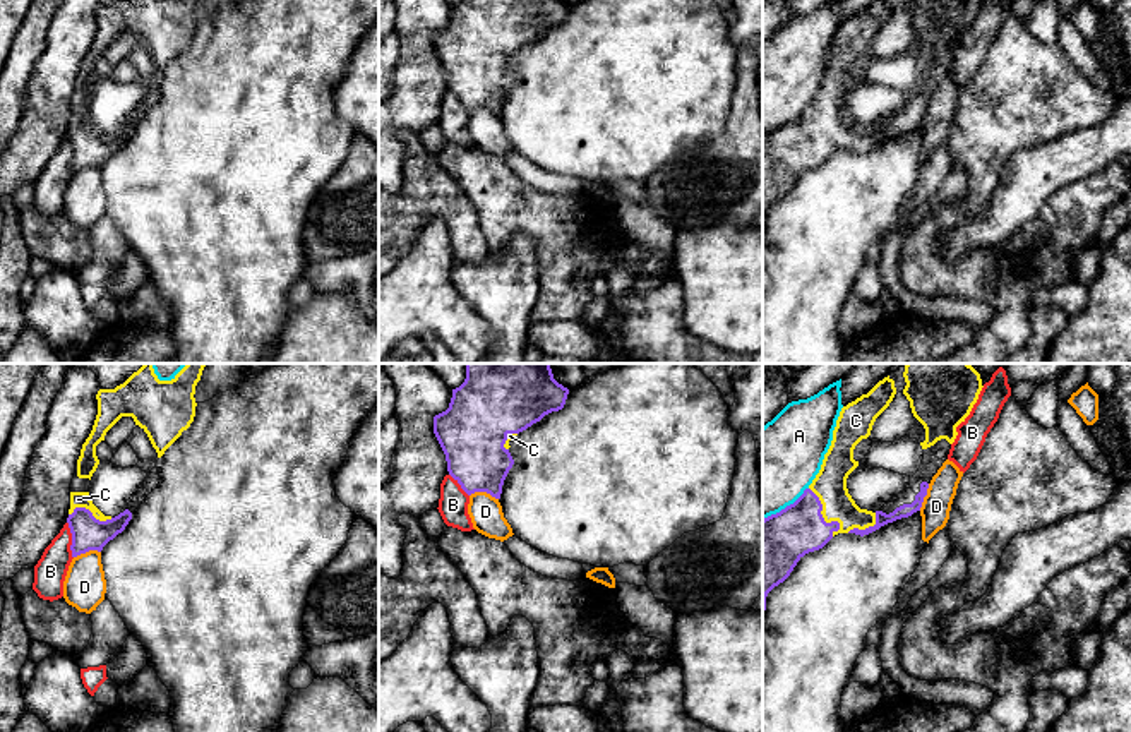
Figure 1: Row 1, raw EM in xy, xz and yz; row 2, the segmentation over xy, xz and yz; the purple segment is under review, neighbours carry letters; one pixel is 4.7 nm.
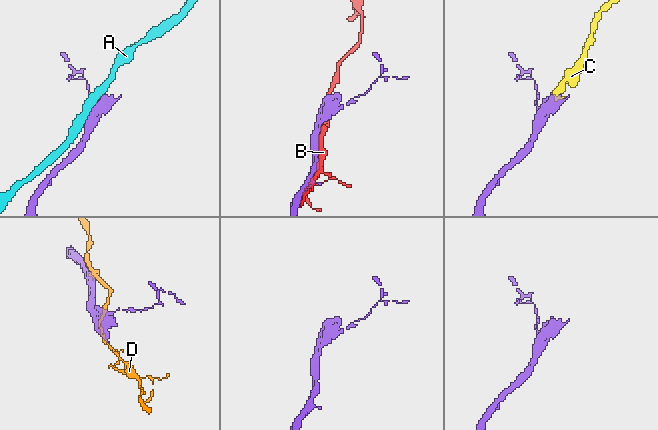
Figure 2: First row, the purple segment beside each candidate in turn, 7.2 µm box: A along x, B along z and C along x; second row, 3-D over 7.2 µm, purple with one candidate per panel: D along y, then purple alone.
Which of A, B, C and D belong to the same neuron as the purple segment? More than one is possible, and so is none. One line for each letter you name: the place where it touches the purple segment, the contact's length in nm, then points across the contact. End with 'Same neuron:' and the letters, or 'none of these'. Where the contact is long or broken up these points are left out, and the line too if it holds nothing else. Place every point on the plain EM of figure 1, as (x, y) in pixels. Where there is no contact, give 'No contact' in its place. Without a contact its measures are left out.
C: Touches purple at yz (821, 132). Shared border 260 nm
Same neuron: C

